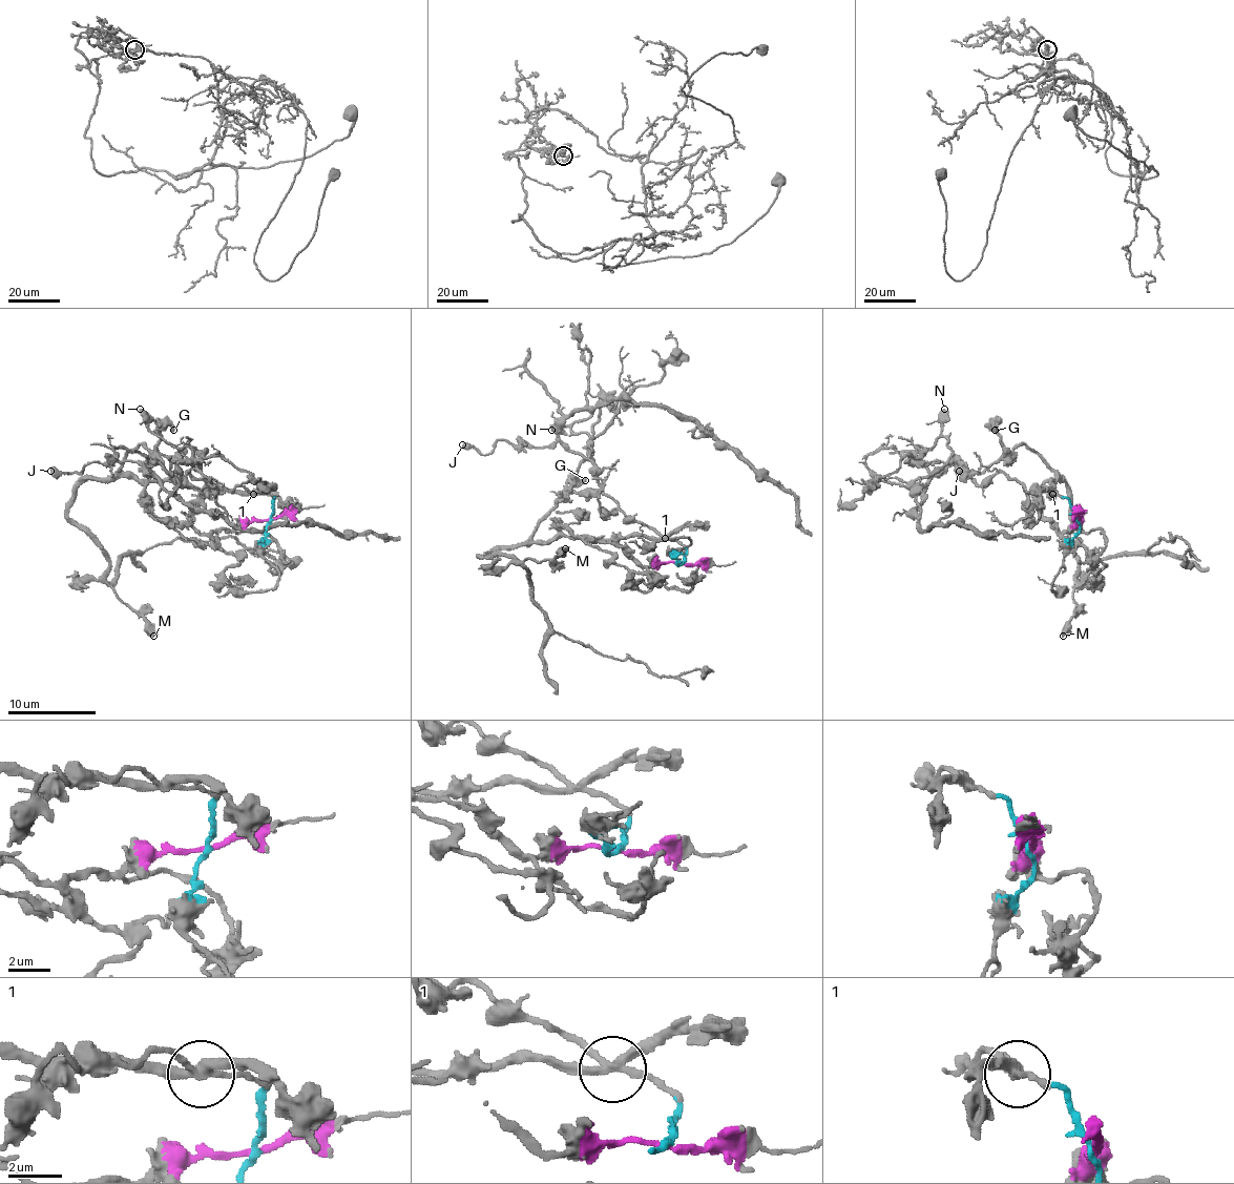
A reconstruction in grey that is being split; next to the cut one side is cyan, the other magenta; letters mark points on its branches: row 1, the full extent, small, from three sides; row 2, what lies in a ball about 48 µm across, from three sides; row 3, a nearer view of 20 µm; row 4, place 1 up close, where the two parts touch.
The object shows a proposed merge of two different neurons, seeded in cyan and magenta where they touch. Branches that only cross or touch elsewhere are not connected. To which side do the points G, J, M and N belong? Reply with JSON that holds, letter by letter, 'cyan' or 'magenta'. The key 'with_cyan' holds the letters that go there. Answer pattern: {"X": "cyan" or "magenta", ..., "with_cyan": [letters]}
{"G": "magenta", "J": "cyan", "M": "magenta", "N": "cyan", "with_cyan": ["J", "N"]}

